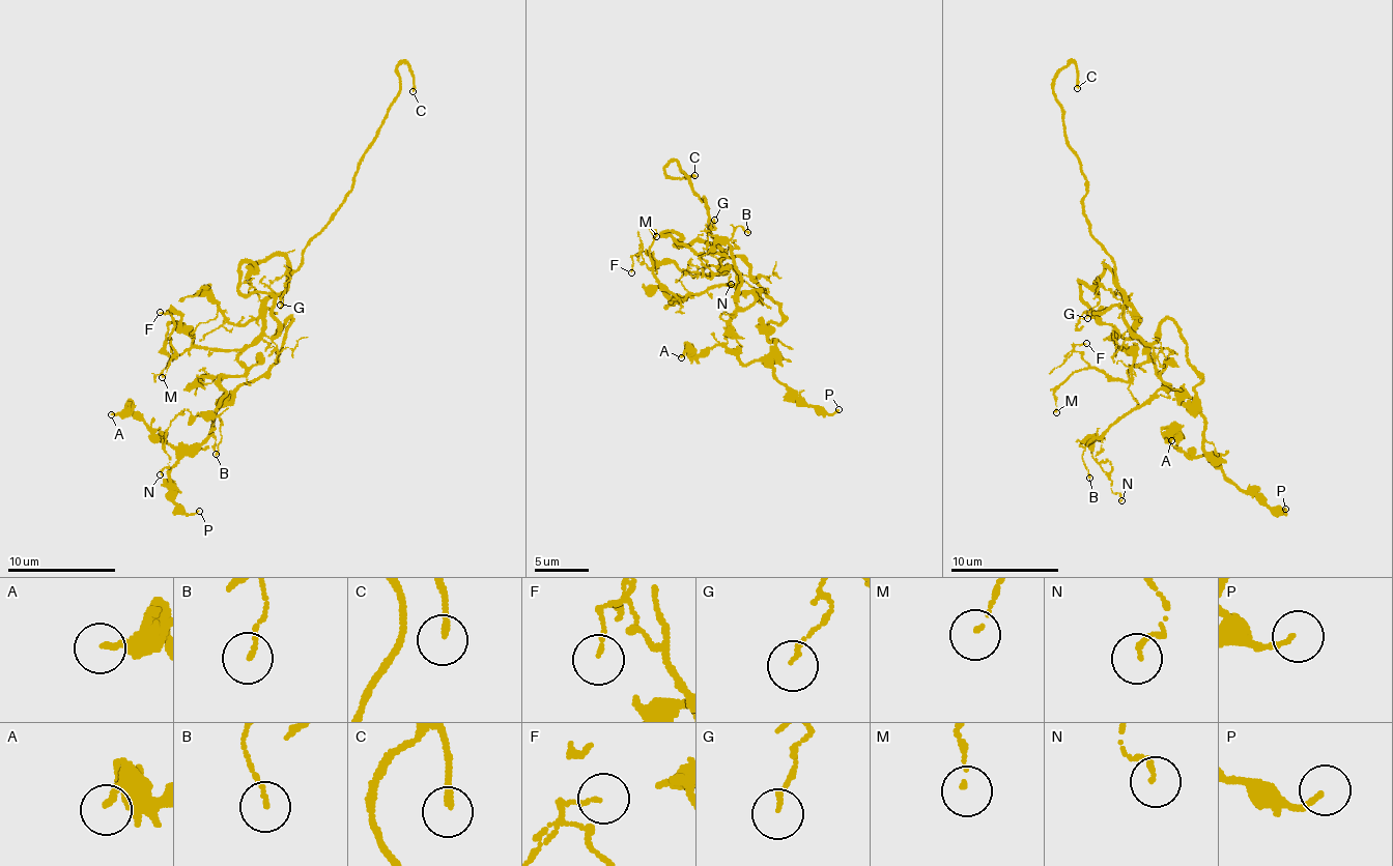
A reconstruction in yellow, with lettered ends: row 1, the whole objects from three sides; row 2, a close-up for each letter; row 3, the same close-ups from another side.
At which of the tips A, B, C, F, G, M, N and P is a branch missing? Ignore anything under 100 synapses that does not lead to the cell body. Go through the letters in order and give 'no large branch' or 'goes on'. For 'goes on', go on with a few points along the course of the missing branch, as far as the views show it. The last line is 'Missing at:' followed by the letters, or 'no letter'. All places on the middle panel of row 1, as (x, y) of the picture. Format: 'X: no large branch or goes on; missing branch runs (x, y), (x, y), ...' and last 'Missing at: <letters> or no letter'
A: no large branch
B: no large branch
C: goes on; missing branch runs (694, 175), (689, 164), (736, 154), (754, 146), (747, 141), (752, 131)
F: no large branch
G: no large branch
M: no large branch
N: no large branch
P: no large branch
Missing at: C

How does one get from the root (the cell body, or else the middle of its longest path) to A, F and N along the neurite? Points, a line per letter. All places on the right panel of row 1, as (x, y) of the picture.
A: (1130, 329), (1149, 343), (1169, 320), (1200, 371), (1194, 391), (1210, 458), (1190, 456), (1174, 435), (1171, 440)
F: (1130, 329), (1147, 344), (1147, 361), (1129, 369), (1132, 378), (1126, 381), (1095, 369), (1074, 349), (1086, 343)
N: (1130, 329), (1147, 344), (1157, 372), (1169, 383), (1098, 437), (1088, 438), (1092, 436), (1092, 457), (1121, 500)

